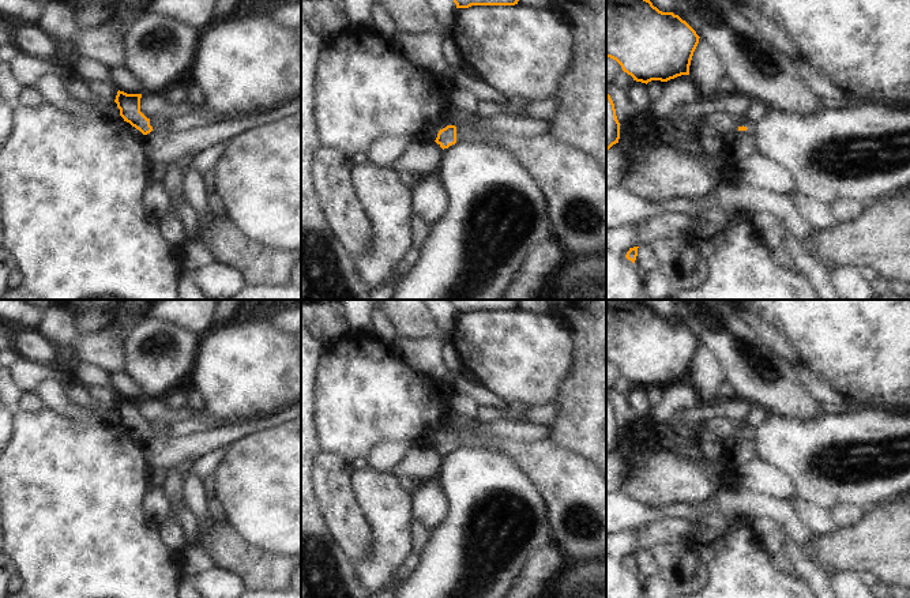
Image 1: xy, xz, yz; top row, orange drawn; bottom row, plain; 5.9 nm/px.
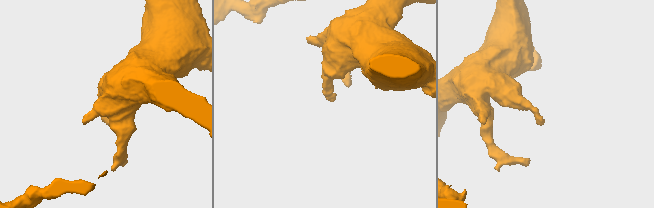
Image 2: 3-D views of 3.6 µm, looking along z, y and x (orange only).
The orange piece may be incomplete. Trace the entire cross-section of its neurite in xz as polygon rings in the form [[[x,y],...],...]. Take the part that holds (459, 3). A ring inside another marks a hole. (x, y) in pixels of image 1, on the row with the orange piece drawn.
[[[454,0],[456,8],[469,8],[471,5],[515,5],[519,0]]]

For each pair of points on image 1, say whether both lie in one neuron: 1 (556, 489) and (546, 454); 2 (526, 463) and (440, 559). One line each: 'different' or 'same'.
1: same
2: different

